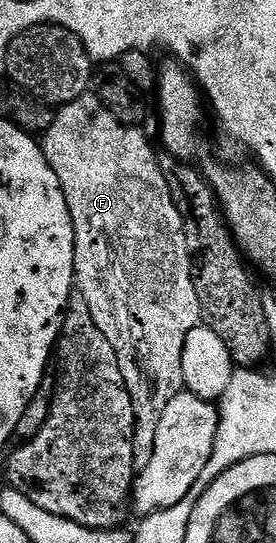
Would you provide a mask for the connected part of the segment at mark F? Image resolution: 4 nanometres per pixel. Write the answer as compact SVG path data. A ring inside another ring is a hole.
M94 93L82 95L77 101L67 103L64 107L58 108L54 112L51 123L46 131L41 135L41 146L45 161L57 173L57 181L65 193L65 201L69 205L69 217L73 221L75 230L75 281L77 290L85 297L85 302L89 304L89 313L93 313L93 321L97 329L113 345L113 353L117 353L117 365L121 369L121 377L127 386L129 397L133 401L133 413L135 414L135 432L133 433L133 465L136 472L145 469L149 465L149 460L153 457L153 445L157 441L157 425L161 425L161 413L165 413L165 405L173 401L180 391L184 390L183 366L181 357L185 349L185 337L197 326L200 326L201 316L199 313L199 298L193 278L193 252L191 246L187 244L187 234L185 225L181 221L181 213L171 196L171 190L167 184L167 174L161 169L159 155L151 148L151 143L142 135L139 127L127 127L124 123L119 123L101 105L101 101Z

